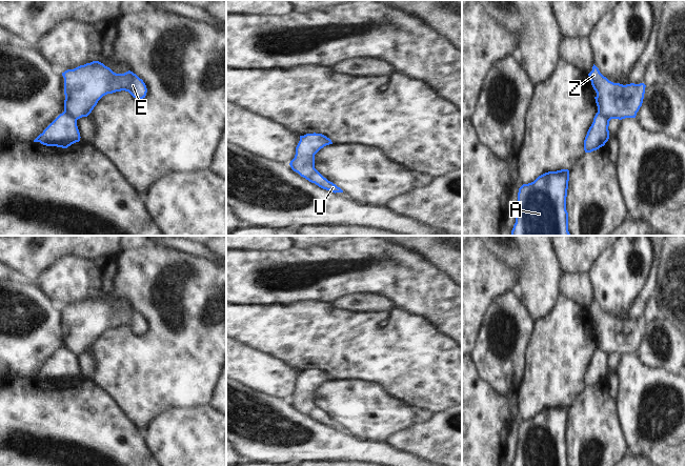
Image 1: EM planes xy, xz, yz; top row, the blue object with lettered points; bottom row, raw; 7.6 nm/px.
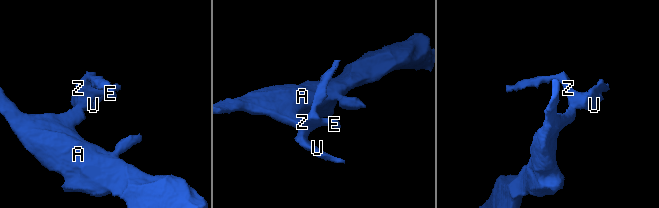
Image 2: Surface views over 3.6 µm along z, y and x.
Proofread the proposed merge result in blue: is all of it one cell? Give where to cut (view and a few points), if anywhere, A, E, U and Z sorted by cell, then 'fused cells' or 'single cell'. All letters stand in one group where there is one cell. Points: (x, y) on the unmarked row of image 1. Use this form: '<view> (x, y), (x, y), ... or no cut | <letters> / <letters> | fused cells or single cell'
xy (64, 346), (76, 356) | A / E U Z | fused cells

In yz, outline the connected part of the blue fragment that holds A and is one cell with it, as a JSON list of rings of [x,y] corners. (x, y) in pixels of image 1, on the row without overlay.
[[[569,406],[548,407],[533,418],[523,420],[518,428],[518,446],[512,466],[568,466],[566,432]]]

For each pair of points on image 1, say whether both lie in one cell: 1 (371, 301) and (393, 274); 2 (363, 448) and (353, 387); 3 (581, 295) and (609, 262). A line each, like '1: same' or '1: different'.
1: different
2: different
3: different

